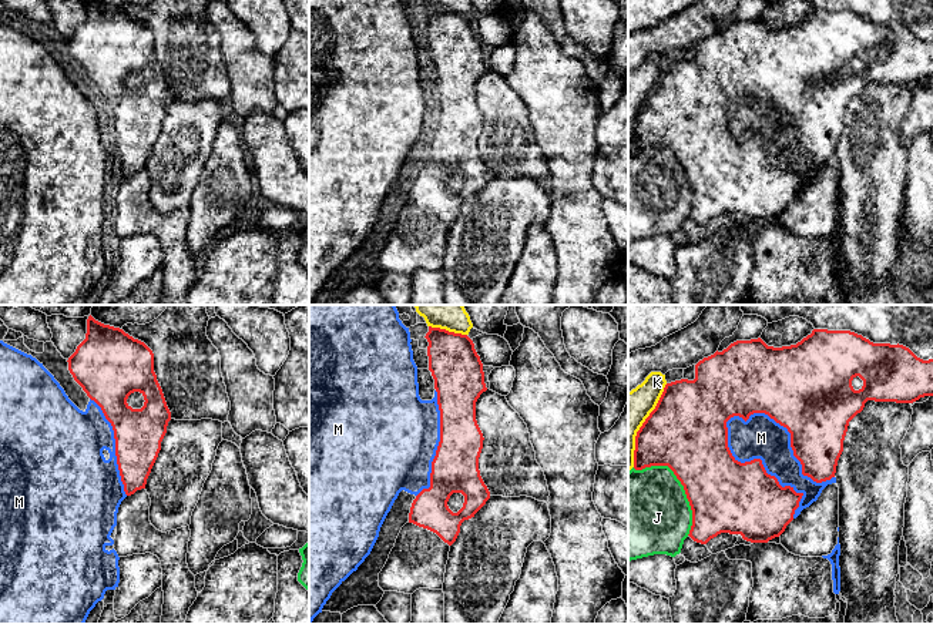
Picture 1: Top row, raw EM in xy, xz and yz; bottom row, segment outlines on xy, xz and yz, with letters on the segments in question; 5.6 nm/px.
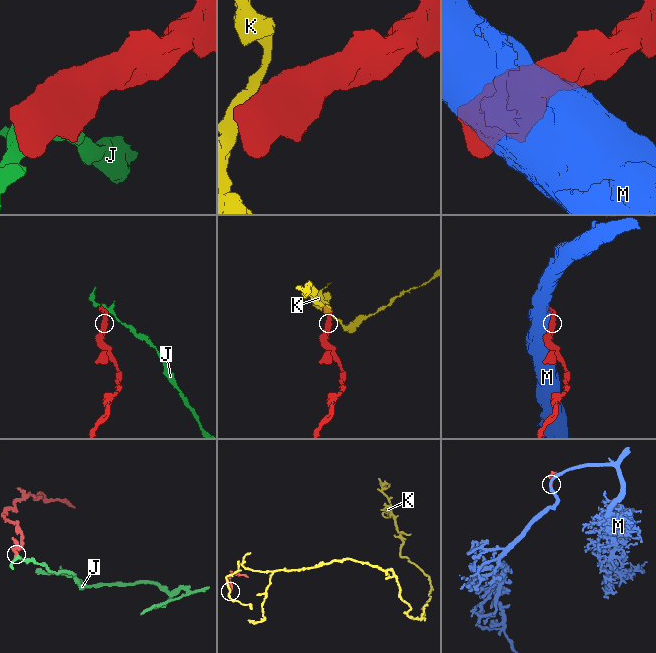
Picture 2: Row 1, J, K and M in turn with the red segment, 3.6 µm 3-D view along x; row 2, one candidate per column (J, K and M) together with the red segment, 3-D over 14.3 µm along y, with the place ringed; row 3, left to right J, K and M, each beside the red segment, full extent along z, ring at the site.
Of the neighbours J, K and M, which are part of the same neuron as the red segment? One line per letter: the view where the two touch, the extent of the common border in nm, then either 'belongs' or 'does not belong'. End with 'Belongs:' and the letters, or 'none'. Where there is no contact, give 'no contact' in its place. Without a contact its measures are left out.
J: yz | 500 nm | does not belong
K: xz | 220 nm | does not belong
M: yz | 700 nm | does not belong
Belongs: none

